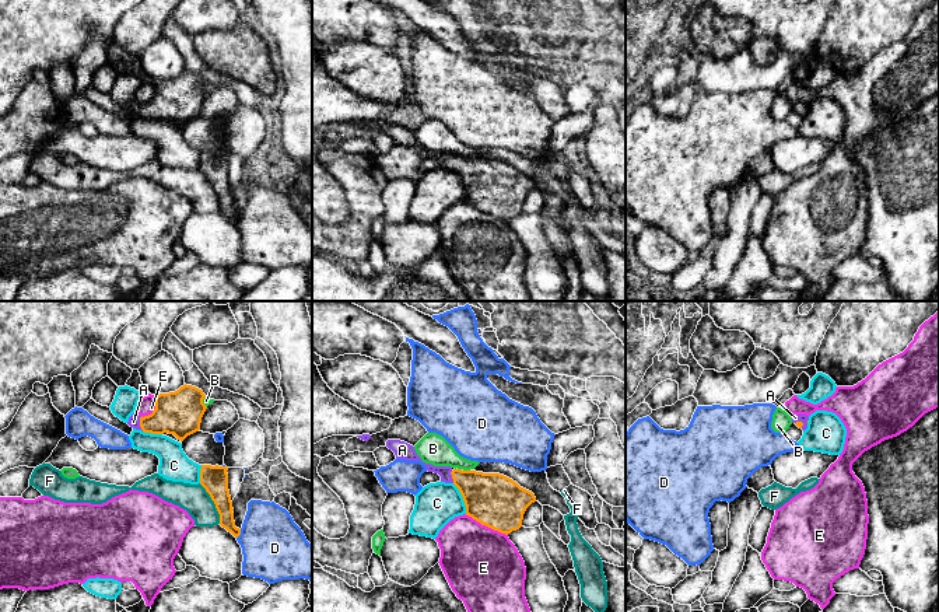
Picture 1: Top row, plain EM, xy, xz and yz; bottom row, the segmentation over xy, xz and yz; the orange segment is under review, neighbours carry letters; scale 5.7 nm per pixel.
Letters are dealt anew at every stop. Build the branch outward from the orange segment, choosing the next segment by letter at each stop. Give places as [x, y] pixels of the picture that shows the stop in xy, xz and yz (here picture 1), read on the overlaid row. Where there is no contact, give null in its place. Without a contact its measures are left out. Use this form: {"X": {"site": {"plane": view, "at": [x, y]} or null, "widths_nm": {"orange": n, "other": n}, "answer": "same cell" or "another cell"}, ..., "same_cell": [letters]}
{"A": {"site": {"plane": "xy", "at": [140, 423]}, "widths_nm": {"orange": 260, "other": 70}, "answer": "same cell"}, "B": {"site": {"plane": "xz", "at": [466, 471]}, "widths_nm": {"orange": 300, "other": 180}, "answer": "another cell"}, "C": {"site": {"plane": "xz", "at": [463, 499]}, "widths_nm": {"orange": 300, "other": 240}, "answer": "another cell"}, "D": {"site": {"plane": "xy", "at": [239, 534]}, "widths_nm": {"orange": 100, "other": 360}, "answer": "another cell"}, "E": {"site": {"plane": "xz", "at": [486, 525]}, "widths_nm": {"orange": 300, "other": 440}, "answer": "another cell"}, "F": {"site": {"plane": "xy", "at": [214, 503]}, "widths_nm": {"orange": 160, "other": 160}, "answer": "another cell"}, "same_cell": ["A"]}

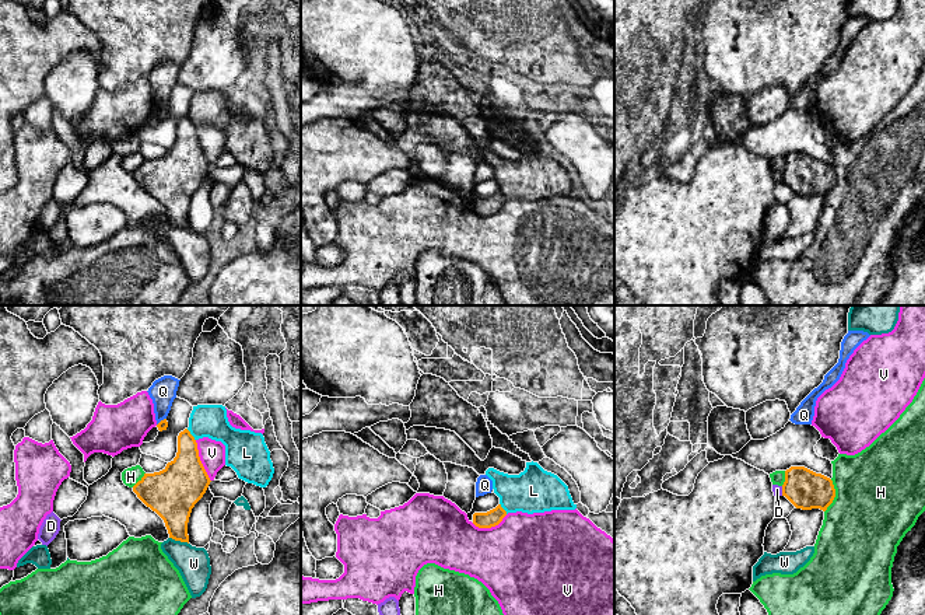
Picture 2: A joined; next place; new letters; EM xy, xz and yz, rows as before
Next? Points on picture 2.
{"D": {"site": {"plane": "yz", "at": [782, 491]}, "widths_nm": {"orange": 220, "other": 50}, "answer": "another cell"}, "H": {"site": {"plane": "yz", "at": [834, 496]}, "widths_nm": {"orange": 220, "other": 500}, "answer": "another cell"}, "L": {"site": {"plane": "xy", "at": [191, 434]}, "widths_nm": {"orange": 240, "other": 190}, "answer": "another cell"}, "Q": {"site": {"plane": "xy", "at": [161, 420]}, "widths_nm": {"orange": 60, "other": 150}, "answer": "another cell"}, "V": {"site": {"plane": "xy", "at": [200, 461]}, "widths_nm": {"orange": 280, "other": 150}, "answer": "another cell"}, "W": {"site": {"plane": "xy", "at": [179, 540]}, "widths_nm": {"orange": 260, "other": 190}, "answer": "another cell"}, "same_cell": []}

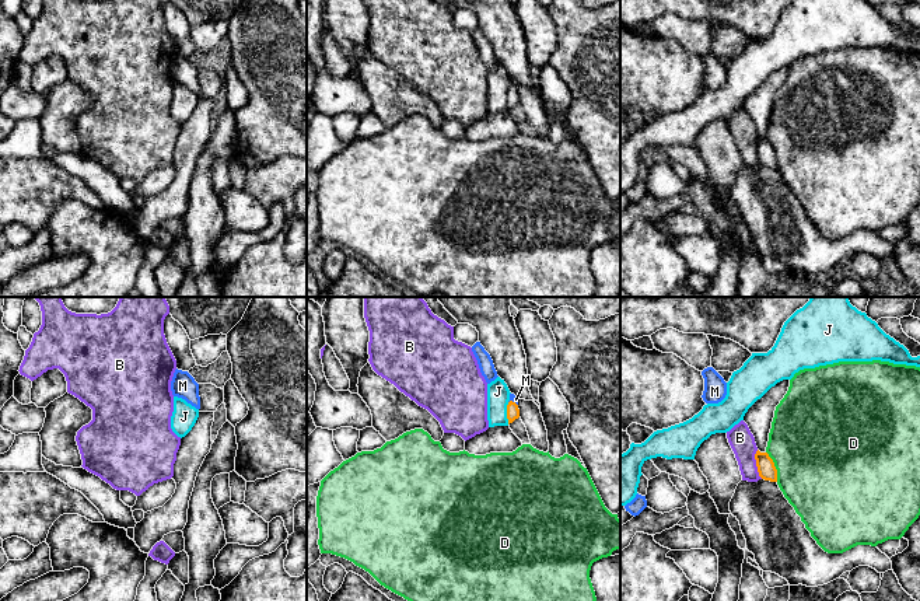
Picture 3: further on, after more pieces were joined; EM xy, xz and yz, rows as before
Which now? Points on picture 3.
{"B": {"site": {"plane": "yz", "at": [756, 464]}, "widths_nm": {"orange": 100, "other": 140}, "answer": "another cell"}, "D": {"site": {"plane": "yz", "at": [775, 467]}, "widths_nm": {"orange": 100, "other": 500}, "answer": "another cell"}, "J": {"site": {"plane": "xz", "at": [507, 413]}, "widths_nm": {"orange": 80, "other": 130}, "answer": "another cell"}, "M": {"site": {"plane": "xz", "at": [511, 401]}, "widths_nm": {"orange": 80, "other": 40}, "answer": "same cell"}, "same_cell": ["M"]}

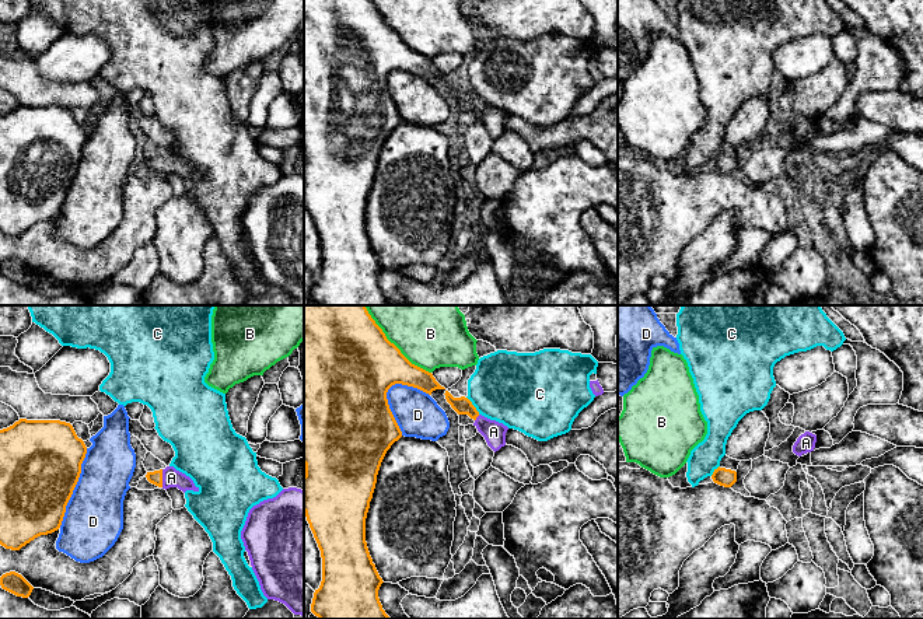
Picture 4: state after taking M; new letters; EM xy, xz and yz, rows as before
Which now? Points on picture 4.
{"A": {"site": {"plane": "xy", "at": [161, 478]}, "widths_nm": {"orange": 80, "other": 110}, "answer": "same cell"}, "B": {"site": {"plane": "xz", "at": [392, 343]}, "widths_nm": {"orange": 480, "other": 480}, "answer": "another cell"}, "C": {"site": {"plane": "xz", "at": [472, 405]}, "widths_nm": {"orange": 100, "other": 420}, "answer": "another cell"}, "D": {"site": {"plane": "xz", "at": [390, 409]}, "widths_nm": {"orange": 500, "other": 260}, "answer": "another cell"}, "same_cell": ["A"]}

